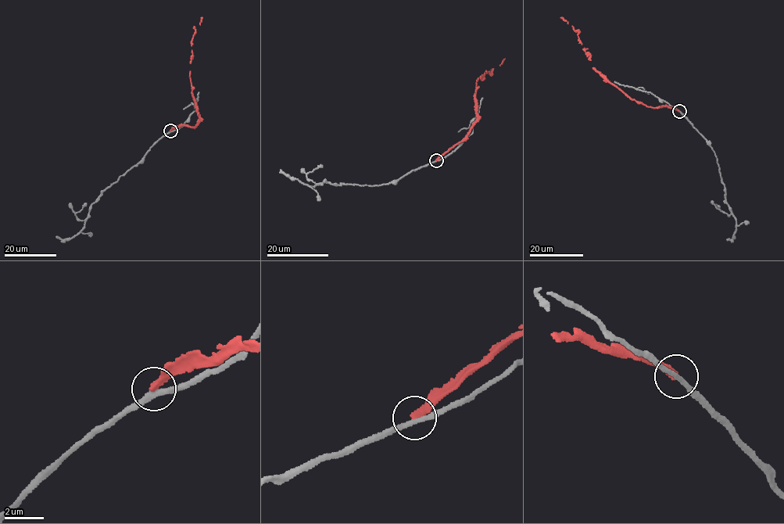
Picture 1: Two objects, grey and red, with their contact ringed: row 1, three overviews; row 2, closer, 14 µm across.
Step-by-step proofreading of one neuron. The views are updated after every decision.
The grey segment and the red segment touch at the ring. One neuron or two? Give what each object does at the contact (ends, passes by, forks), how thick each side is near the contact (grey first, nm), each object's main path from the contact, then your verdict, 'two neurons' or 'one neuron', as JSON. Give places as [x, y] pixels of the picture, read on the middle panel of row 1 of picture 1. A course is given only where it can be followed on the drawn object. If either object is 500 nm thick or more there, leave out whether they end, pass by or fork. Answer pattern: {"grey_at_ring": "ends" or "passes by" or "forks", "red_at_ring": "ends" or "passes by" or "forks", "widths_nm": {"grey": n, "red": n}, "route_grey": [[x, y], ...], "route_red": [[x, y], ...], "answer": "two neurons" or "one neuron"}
{"grey_at_ring": "passes by", "red_at_ring": "ends", "widths_nm": {"grey": 260, "red": 360}, "route_grey": [[436, 161], [413, 170], [394, 181], [381, 184], [336, 184], [326, 181], [313, 186], [303, 184], [279, 172]], "route_red": [[436, 160], [460, 143], [477, 120], [477, 80], [485, 73], [491, 73], [505, 58]], "answer": "two neurons"}

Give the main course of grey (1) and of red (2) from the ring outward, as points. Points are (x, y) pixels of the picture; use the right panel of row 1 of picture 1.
1: (680, 111), (714, 151), (724, 188), (725, 200), (735, 220), (736, 229), (732, 239), (728, 239)
2: (679, 111), (664, 105), (646, 106), (631, 99), (610, 84), (592, 67), (578, 32), (560, 17)

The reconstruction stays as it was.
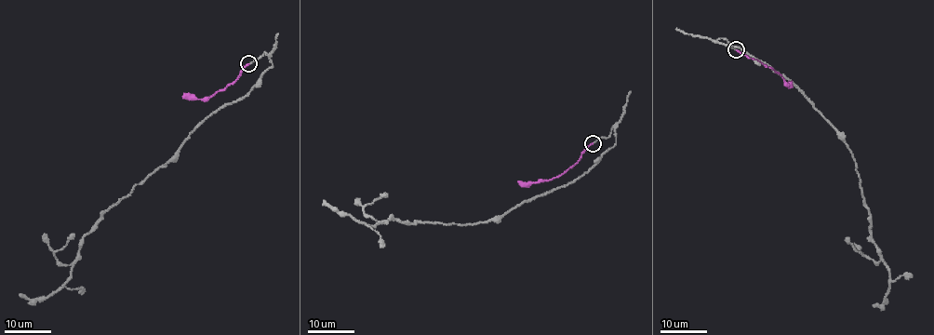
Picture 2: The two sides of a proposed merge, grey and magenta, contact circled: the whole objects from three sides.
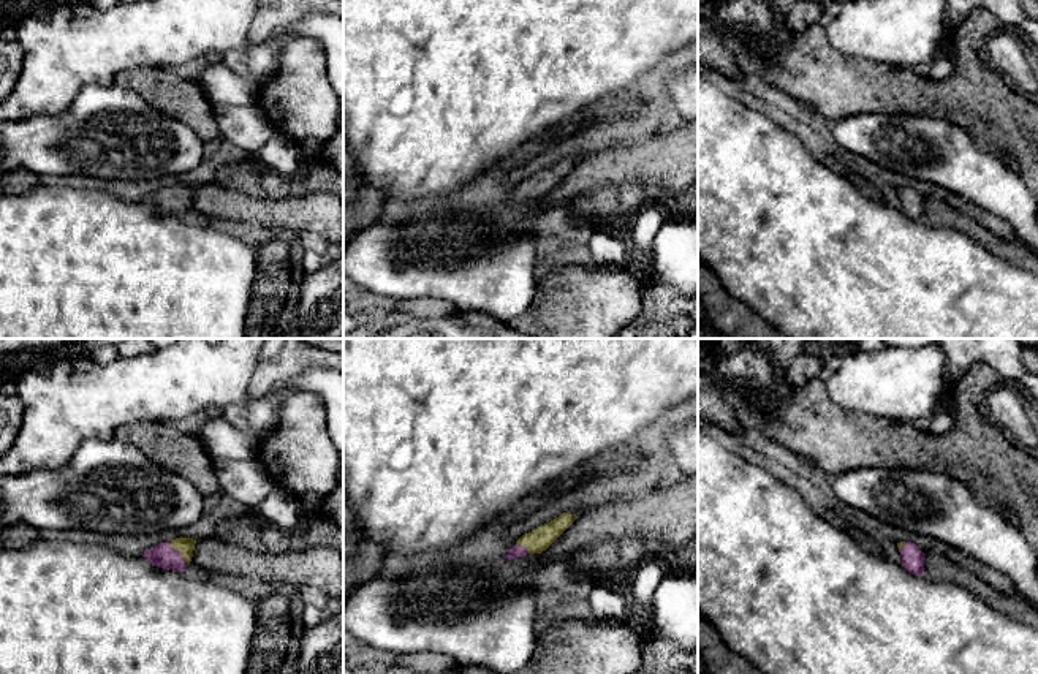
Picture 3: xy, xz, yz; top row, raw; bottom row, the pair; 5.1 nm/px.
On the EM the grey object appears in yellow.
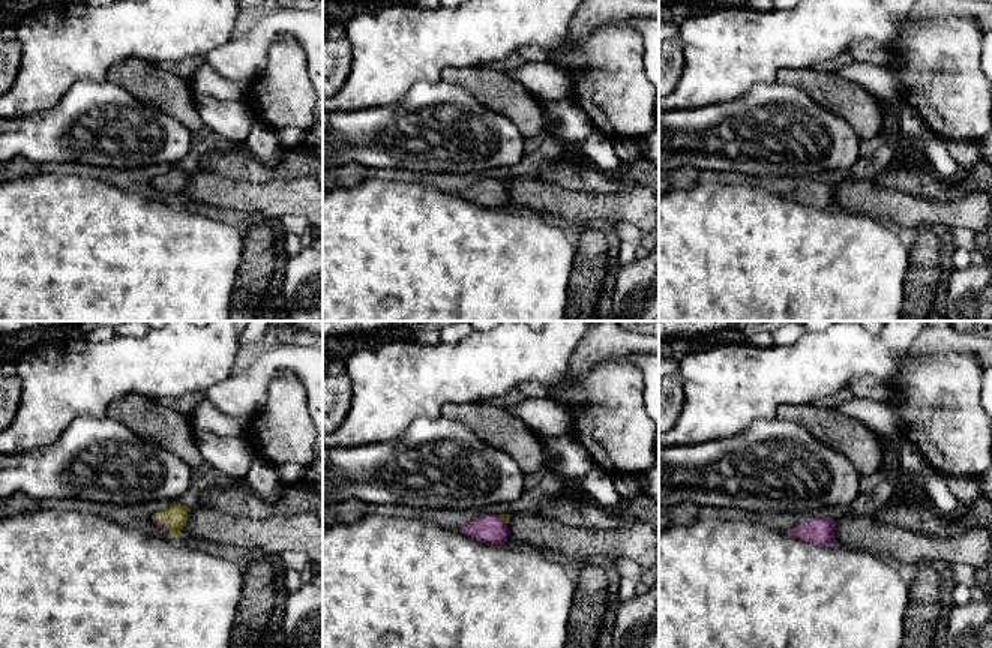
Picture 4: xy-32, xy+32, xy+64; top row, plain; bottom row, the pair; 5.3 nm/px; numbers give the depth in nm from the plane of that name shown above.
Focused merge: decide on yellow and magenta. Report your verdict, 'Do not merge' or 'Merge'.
Merge

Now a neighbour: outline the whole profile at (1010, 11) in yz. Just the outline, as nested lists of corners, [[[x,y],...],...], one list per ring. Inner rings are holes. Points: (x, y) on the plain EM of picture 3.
[[[943,0],[946,9],[946,30],[951,35],[964,24],[970,11],[983,8],[1008,25],[1021,27],[1027,16],[1022,0]]]

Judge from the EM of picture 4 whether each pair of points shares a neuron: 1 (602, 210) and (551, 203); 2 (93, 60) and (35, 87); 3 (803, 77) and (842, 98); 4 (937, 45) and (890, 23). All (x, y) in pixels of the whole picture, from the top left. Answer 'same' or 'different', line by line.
1: same
2: same
3: same
4: different

